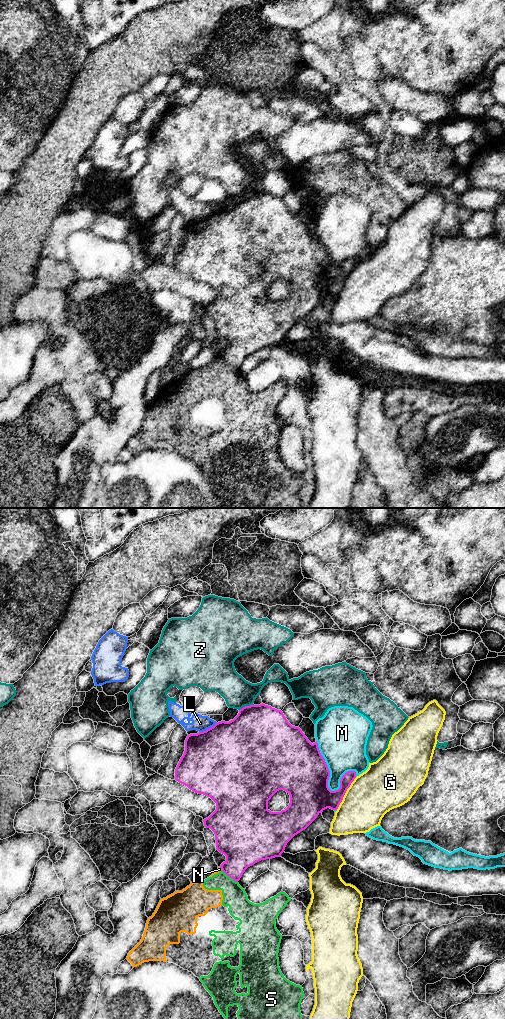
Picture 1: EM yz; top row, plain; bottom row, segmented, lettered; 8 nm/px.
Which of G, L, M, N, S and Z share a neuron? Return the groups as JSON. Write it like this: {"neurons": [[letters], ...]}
{"neurons": [["G"], ["L"], ["M"], ["N", "S"], ["Z"]]}

